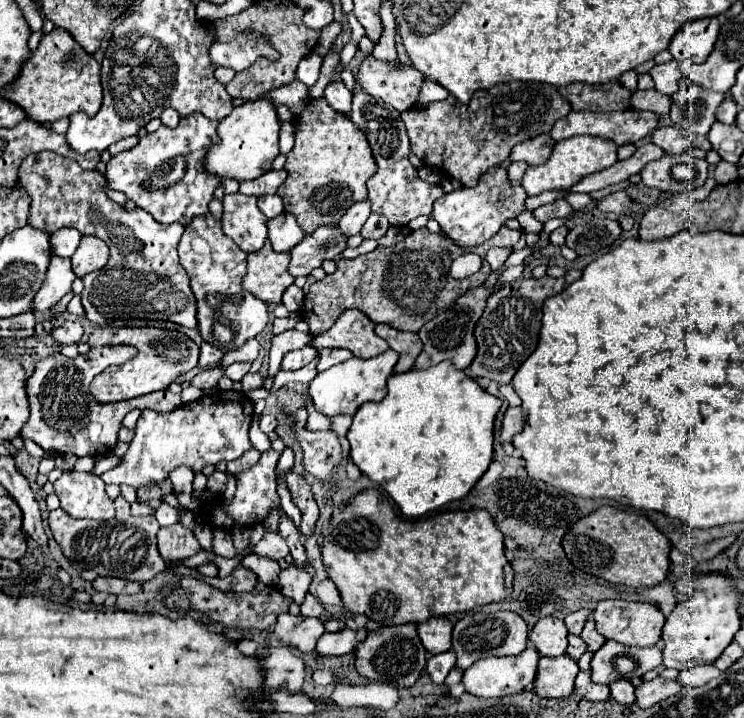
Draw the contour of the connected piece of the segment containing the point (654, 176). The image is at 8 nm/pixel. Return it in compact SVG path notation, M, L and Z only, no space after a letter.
M684 152L684 154L680 154L680 156L670 156L670 154L666 154L664 158L660 158L660 160L656 160L656 162L650 162L650 164L642 170L640 178L642 178L642 182L644 182L646 186L658 188L658 190L662 190L662 192L672 192L672 194L688 192L688 190L692 190L694 186L704 184L704 180L706 180L706 172L704 172L704 170L696 170L696 178L694 178L692 182L674 180L674 178L670 176L670 168L672 168L674 164L678 164L678 162L706 164L706 172L708 172L708 162L706 162L706 160L698 160L698 158L690 156L688 152Z

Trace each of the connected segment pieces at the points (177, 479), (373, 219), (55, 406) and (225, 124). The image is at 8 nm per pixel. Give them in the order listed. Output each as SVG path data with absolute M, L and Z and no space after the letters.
M178 466L178 468L174 468L168 478L172 480L176 492L192 492L194 472L192 472L190 466Z
M372 212L368 216L368 220L364 222L364 226L362 226L362 236L378 240L388 232L388 228L390 228L390 222L386 222L386 218L382 218L382 214Z
M100 346L80 354L76 358L66 358L64 354L52 354L36 364L34 374L26 382L28 402L30 402L30 418L26 426L22 426L22 436L34 440L44 450L52 450L58 454L74 454L74 456L104 456L118 442L118 430L122 428L122 420L134 408L138 410L156 410L170 412L182 406L180 394L172 394L170 390L146 394L142 398L100 404L94 402L90 394L90 382L94 372L102 372L108 364L100 360Z
M260 98L254 102L244 102L242 106L236 106L232 114L220 122L218 136L222 138L222 142L208 152L204 168L210 174L220 176L222 180L224 178L234 178L238 182L254 180L272 170L272 160L280 154L278 132L280 132L280 120L270 100Z

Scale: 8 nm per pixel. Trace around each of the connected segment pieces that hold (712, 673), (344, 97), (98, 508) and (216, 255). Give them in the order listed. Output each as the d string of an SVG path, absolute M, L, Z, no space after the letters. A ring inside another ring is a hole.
M706 664L706 666L696 666L692 670L686 670L680 674L680 682L686 686L704 686L706 682L710 682L712 678L716 678L720 674L720 670L714 664Z
M330 82L324 90L324 98L328 100L328 104L342 112L348 114L350 112L350 102L352 102L352 92L344 86L344 82Z
M64 472L54 482L60 508L72 518L114 518L114 504L104 492L104 482L88 472Z
M212 214L194 218L182 234L178 256L190 278L190 288L196 296L198 330L206 342L220 346L224 352L230 352L240 348L248 338L258 336L266 328L270 320L266 304L242 288L248 254L222 232L222 222L218 218L214 218ZM216 326L224 326L232 332L228 342L218 342L218 336L214 336Z

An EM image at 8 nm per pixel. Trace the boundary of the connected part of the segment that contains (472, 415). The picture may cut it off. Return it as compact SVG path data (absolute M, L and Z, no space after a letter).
M440 362L436 366L430 366L426 370L408 370L408 372L402 372L402 374L392 374L388 378L388 394L382 402L366 402L356 414L354 414L354 422L350 426L350 432L348 432L348 440L350 440L350 458L352 462L374 482L382 484L384 490L390 494L391 498L398 504L402 514L408 516L408 518L420 518L440 506L444 506L446 502L452 502L452 500L460 500L464 498L472 488L474 484L482 478L482 474L488 470L488 467L492 461L492 452L494 452L494 420L496 420L496 414L502 406L502 400L488 394L486 390L482 390L478 386L476 380L472 380L466 372L460 372L454 368L452 362Z

